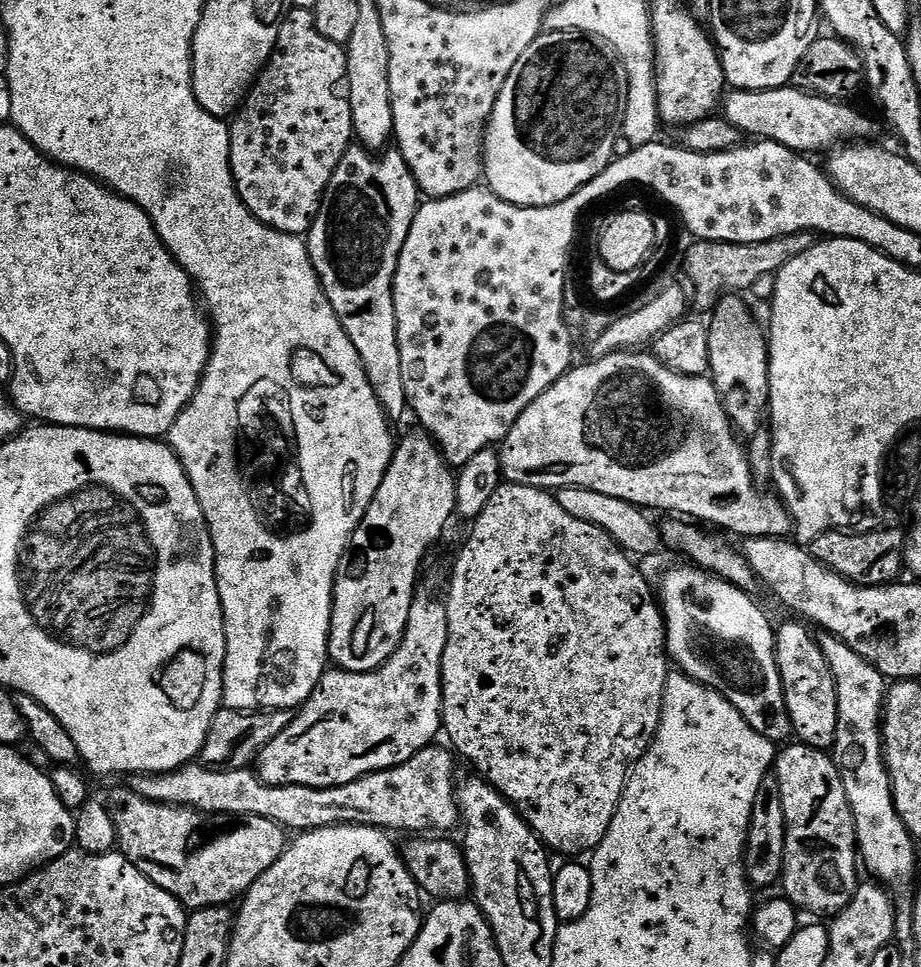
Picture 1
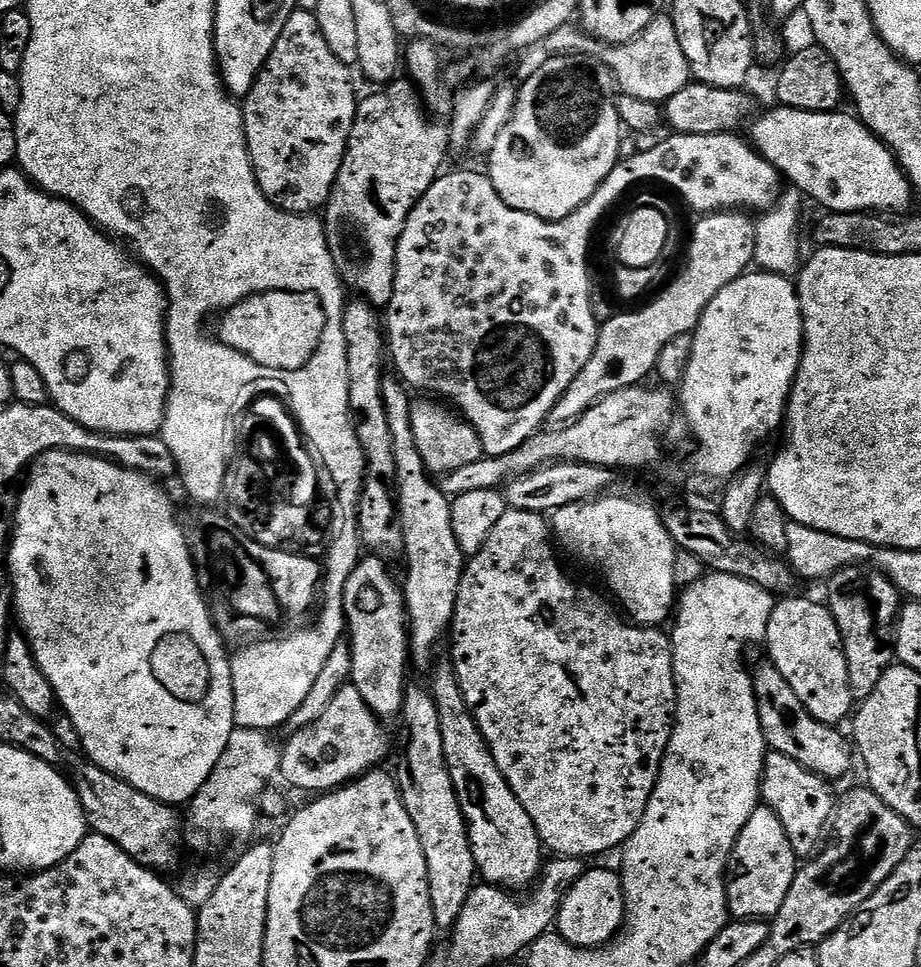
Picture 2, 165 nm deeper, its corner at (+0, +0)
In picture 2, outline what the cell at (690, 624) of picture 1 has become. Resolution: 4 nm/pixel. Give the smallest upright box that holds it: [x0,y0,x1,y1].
[752,662,854,782]

